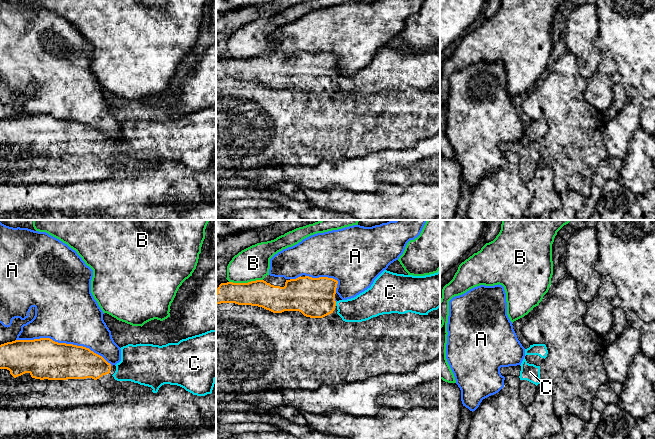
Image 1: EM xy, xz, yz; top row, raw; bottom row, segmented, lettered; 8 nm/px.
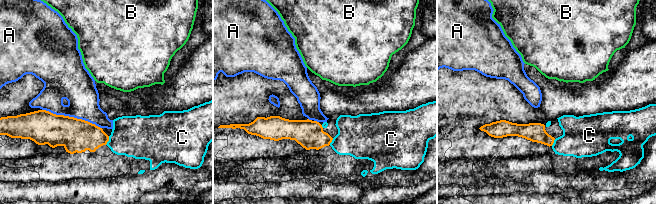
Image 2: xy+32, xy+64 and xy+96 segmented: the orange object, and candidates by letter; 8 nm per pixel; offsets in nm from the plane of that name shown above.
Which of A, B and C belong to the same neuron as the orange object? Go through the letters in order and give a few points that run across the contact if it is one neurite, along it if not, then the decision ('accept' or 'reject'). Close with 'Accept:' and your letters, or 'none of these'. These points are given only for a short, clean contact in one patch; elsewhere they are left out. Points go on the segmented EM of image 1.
A: reject
B: line xz (262, 279), (247, 282), (229, 282); reject
C: line xz (314, 297), (322, 303), (335, 304), (366, 305); accept
Accept: C

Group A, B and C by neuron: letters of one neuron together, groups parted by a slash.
A / B / C

